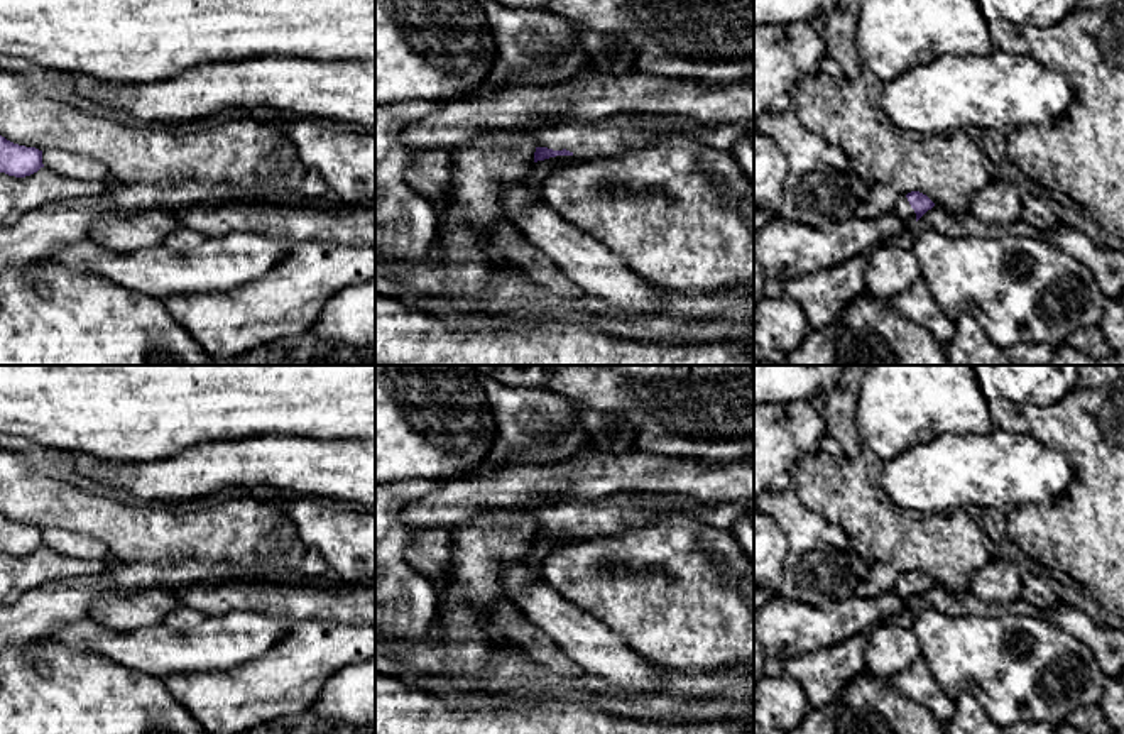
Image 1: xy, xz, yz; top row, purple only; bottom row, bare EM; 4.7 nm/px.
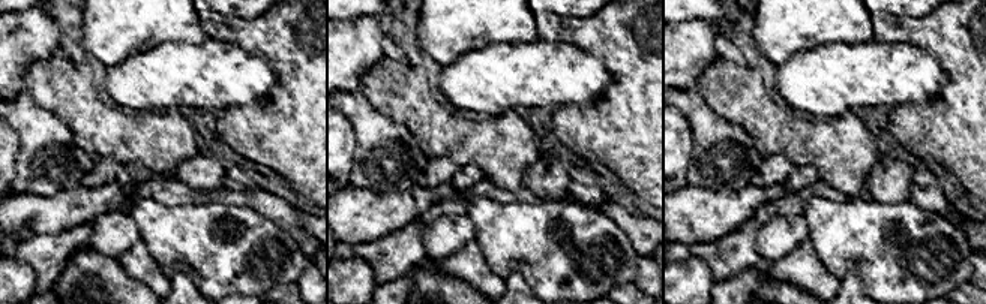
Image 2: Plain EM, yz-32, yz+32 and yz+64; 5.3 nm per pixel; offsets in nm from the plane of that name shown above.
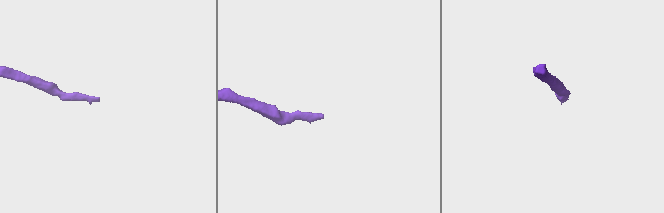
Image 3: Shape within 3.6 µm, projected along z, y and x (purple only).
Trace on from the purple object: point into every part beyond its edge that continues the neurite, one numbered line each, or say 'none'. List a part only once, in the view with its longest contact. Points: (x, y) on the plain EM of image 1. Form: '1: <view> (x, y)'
1: xz (617, 514)

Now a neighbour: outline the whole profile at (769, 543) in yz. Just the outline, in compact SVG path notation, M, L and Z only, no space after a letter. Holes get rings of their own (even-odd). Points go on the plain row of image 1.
M754 504L754 614L778 597L786 555L783 529Z

